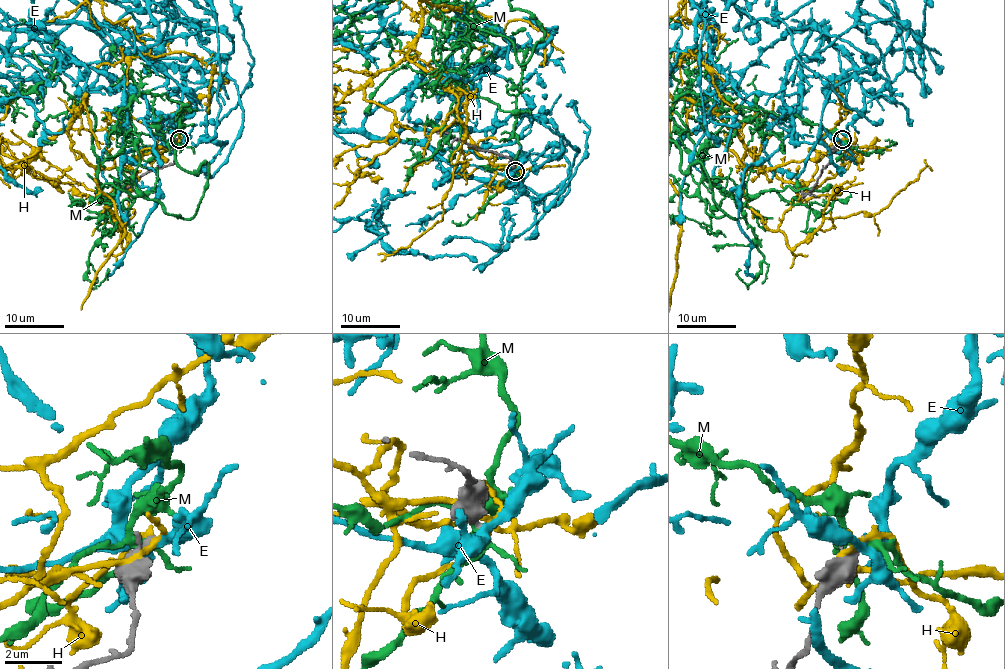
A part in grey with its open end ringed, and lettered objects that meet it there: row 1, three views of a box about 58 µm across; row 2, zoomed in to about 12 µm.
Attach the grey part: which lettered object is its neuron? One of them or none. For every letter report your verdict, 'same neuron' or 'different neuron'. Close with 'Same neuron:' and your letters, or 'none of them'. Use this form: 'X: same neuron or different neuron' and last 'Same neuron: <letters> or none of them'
E: different neuron
H: different neuron
M: different neuron
Same neuron: none of them

